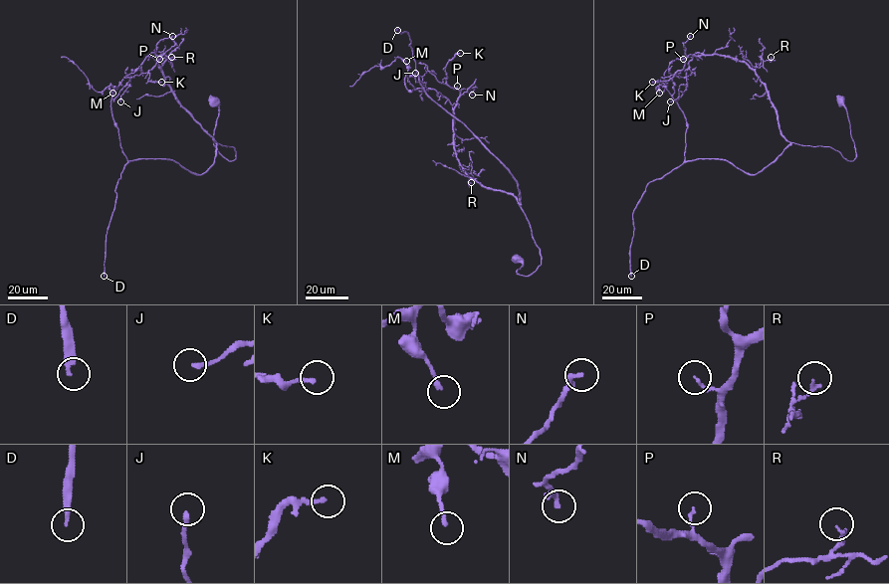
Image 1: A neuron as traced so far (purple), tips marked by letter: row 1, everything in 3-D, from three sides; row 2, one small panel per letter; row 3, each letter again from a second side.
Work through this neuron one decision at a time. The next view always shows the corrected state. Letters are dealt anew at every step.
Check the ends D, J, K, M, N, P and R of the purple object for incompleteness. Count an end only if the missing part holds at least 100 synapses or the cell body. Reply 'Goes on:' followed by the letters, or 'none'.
Goes on: D

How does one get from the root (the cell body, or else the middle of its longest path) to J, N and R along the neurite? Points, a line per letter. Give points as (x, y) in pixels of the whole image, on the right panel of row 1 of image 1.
J: (840, 101), (852, 161), (789, 142), (767, 87), (731, 58), (696, 53), (670, 101)
N: (840, 101), (852, 161), (829, 146), (789, 142), (757, 73), (731, 58), (686, 56), (690, 36)
R: (840, 101), (854, 142), (852, 161), (829, 146), (789, 142), (755, 71), (762, 59), (771, 57)

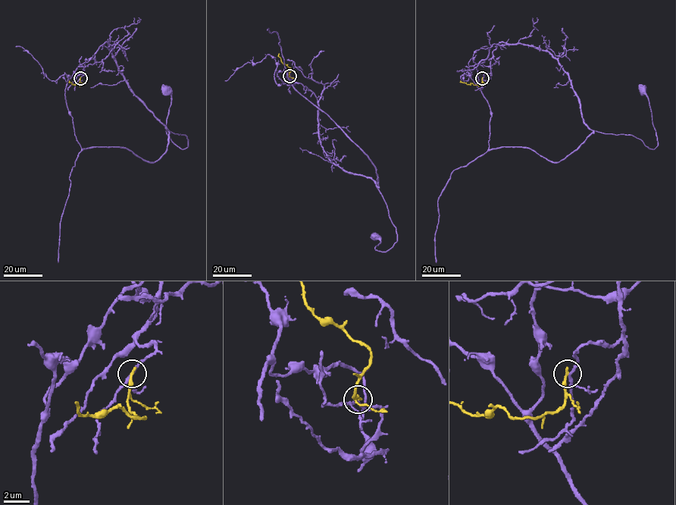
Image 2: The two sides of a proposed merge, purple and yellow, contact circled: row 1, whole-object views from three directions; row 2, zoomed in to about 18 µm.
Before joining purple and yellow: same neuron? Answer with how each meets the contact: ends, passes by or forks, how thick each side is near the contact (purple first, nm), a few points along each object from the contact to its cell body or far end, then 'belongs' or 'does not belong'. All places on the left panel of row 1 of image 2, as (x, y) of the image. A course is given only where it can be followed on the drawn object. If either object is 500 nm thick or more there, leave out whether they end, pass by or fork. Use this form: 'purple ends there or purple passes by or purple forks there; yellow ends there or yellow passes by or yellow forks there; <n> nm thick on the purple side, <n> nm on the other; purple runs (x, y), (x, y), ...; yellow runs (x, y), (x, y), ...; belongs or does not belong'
purple passes by; yellow ends there; 200 nm thick on the purple side, 280 nm on the other; purple runs (79, 78), (85, 60), (108, 43), (130, 91), (170, 132), (186, 136), (185, 148), (167, 133), (166, 90); yellow runs (79, 78), (79, 83), (82, 85), (70, 82); does not belong

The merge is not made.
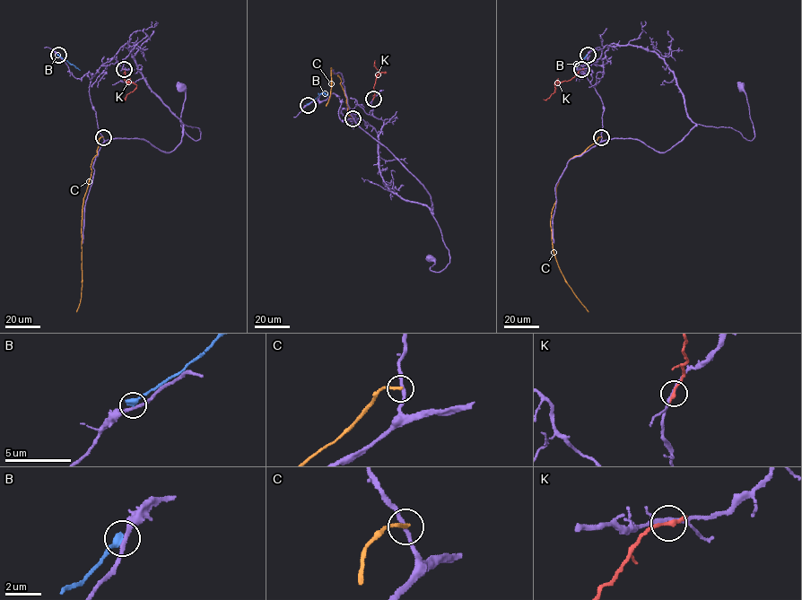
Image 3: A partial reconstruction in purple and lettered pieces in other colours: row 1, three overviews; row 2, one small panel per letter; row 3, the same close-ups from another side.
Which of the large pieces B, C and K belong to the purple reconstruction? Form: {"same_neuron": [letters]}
{"same_neuron": []}

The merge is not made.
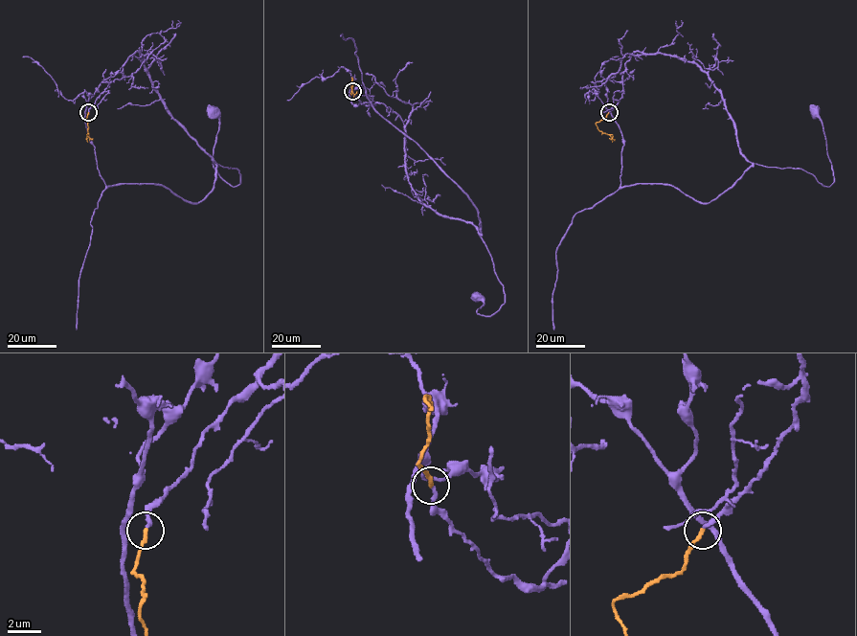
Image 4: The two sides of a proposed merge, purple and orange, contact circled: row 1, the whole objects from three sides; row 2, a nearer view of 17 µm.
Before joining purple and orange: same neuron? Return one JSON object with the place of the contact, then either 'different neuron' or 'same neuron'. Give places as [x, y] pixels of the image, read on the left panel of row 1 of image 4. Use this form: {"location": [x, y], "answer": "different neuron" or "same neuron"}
{"location": [88, 112], "answer": "same neuron"}

